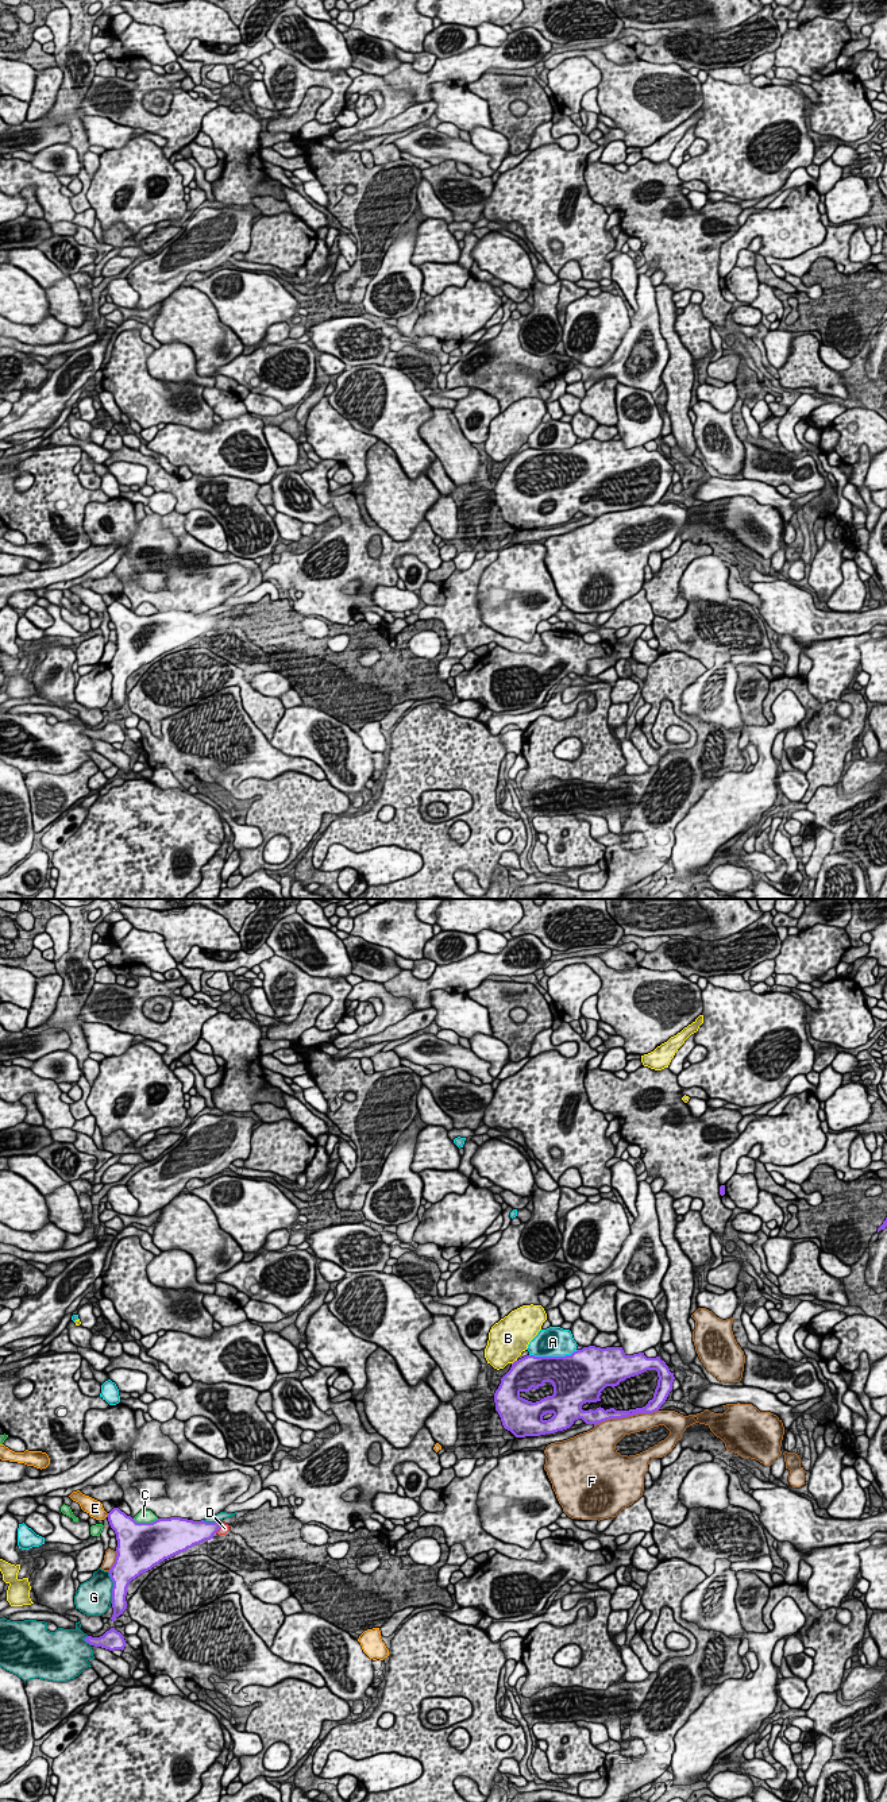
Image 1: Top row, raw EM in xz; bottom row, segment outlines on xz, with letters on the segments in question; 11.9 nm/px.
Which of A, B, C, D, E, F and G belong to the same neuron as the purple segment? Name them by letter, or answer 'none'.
none

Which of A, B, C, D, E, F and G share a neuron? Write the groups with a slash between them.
A / B / C / D / E / F / G

